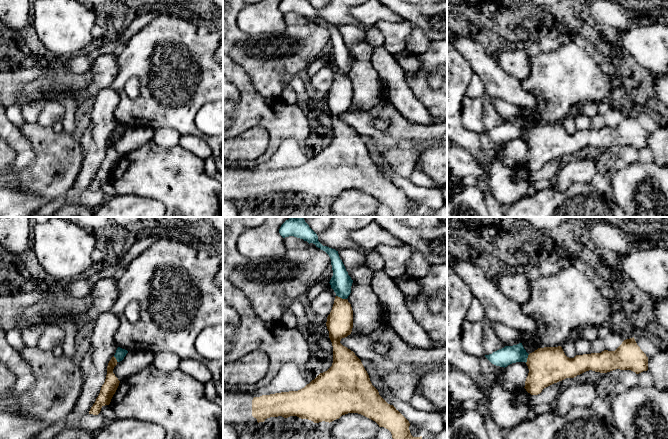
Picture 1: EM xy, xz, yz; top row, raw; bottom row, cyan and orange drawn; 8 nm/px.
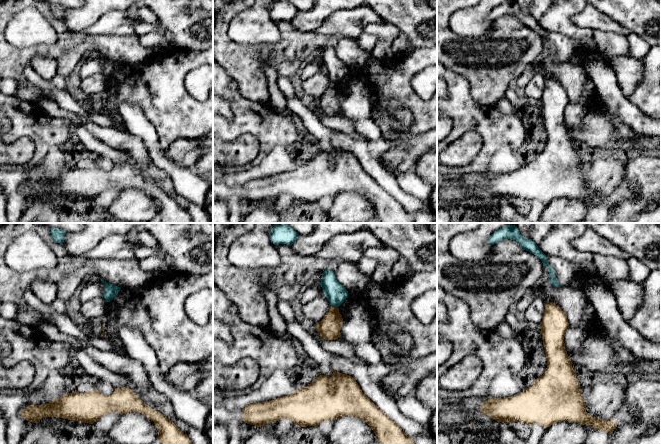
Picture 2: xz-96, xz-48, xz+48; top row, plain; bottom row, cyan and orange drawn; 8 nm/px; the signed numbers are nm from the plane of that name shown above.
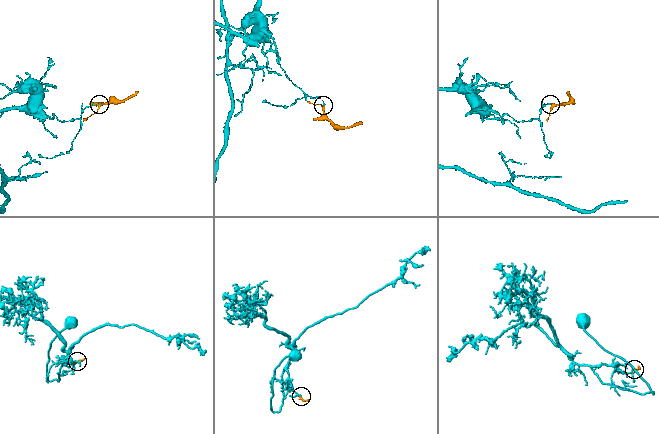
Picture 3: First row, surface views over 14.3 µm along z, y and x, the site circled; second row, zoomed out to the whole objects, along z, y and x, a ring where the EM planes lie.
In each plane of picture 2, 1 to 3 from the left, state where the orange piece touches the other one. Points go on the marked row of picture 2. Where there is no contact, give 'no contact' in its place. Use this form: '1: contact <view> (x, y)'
1: no contact
2: contact xz-48 (334, 306)
3: no contact

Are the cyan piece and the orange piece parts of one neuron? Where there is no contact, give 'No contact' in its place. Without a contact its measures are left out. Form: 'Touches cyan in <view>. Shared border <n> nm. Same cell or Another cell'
Touches cyan in xz. Shared border 90 nm. Another cell

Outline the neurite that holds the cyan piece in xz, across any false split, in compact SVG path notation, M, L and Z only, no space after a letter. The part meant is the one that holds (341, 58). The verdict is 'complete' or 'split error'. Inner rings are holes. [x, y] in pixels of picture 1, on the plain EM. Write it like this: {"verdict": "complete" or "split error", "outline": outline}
{"verdict": "complete", "outline": "M282 0L279 5L279 9L283 14L294 12L307 17L309 20L313 19L316 23L325 27L331 35L333 46L333 52L329 58L331 64L336 69L336 72L342 75L348 74L351 69L353 56L348 51L348 48L339 33L338 27L327 22L323 22L318 17L317 10L309 3L308 0Z"}

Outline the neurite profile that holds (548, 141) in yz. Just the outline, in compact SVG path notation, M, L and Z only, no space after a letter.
M633 113L624 116L615 127L604 126L574 134L567 133L561 122L538 124L528 131L526 140L529 149L524 164L531 171L538 171L554 159L589 146L607 149L620 145L639 150L648 146L648 133Z

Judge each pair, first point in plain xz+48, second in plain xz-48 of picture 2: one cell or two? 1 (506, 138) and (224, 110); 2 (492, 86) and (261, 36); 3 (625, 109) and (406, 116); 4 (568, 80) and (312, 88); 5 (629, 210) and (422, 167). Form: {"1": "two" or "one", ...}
{"1": "two", "2": "two", "3": "one", "4": "two", "5": "one"}

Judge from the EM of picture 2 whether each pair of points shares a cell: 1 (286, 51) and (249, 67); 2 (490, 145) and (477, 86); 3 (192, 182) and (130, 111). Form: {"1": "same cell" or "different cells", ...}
{"1": "same cell", "2": "different cells", "3": "same cell"}

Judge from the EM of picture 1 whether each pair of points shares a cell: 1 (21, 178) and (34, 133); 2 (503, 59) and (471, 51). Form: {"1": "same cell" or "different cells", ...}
{"1": "same cell", "2": "same cell"}

